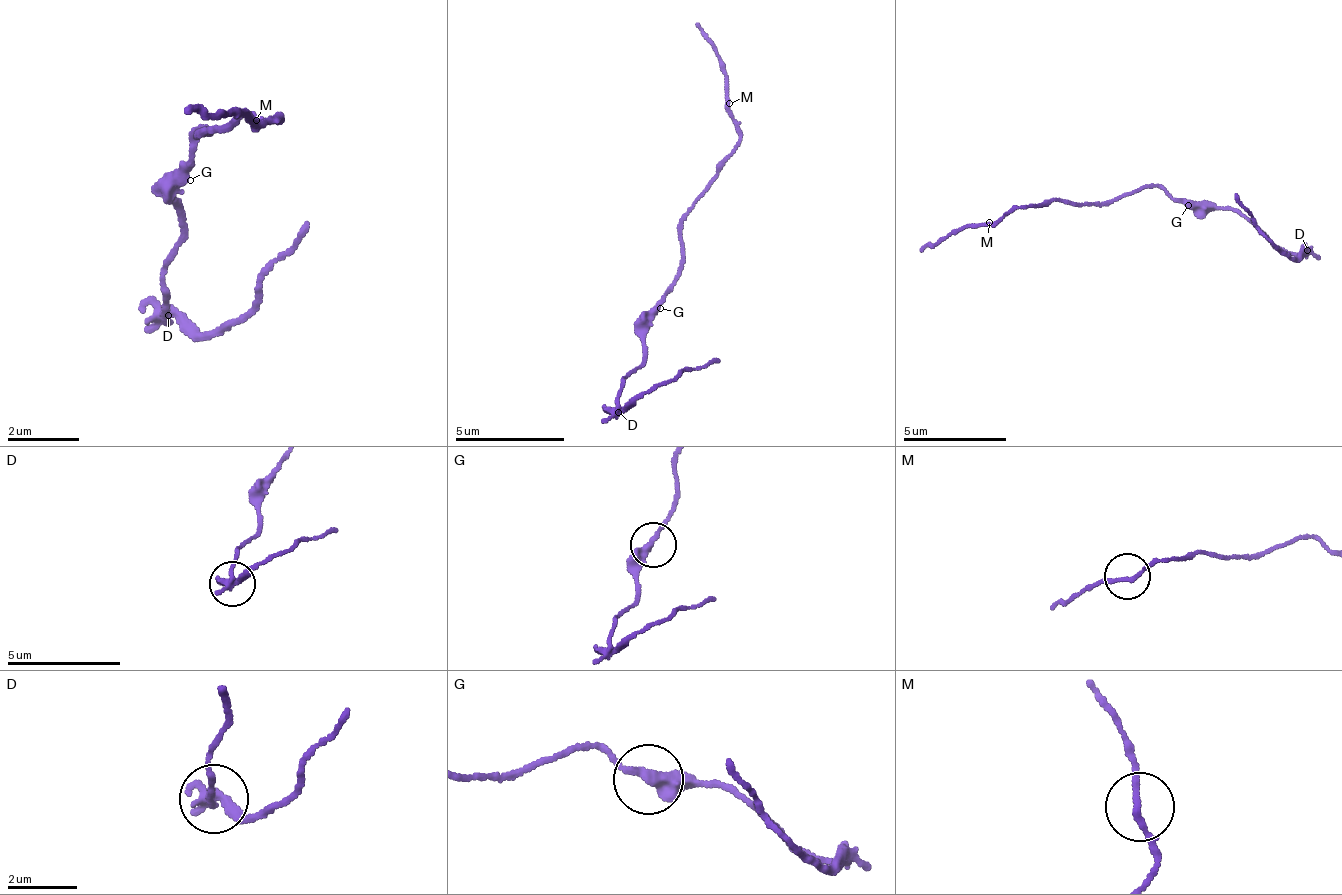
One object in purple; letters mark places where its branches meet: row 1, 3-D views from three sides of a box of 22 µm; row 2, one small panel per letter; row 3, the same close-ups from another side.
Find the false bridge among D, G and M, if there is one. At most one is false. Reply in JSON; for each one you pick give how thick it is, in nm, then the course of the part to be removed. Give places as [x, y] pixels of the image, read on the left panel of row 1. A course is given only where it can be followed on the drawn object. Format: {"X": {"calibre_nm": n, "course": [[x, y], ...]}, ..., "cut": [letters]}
{"D": {"calibre_nm": 300, "course": [[170, 312], [235, 323], [304, 222]]}, "cut": ["D"]}

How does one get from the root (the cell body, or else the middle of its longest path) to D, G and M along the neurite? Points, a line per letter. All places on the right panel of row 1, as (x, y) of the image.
D: (1161, 184), (1178, 201), (1210, 202), (1216, 209), (1236, 208), (1290, 254), (1305, 248)
G: (1161, 184), (1178, 201), (1188, 205)
M: (1161, 184), (1123, 192), (1103, 203), (1081, 206), (1046, 200), (1034, 207), (1007, 210), (1003, 217), (987, 222)

